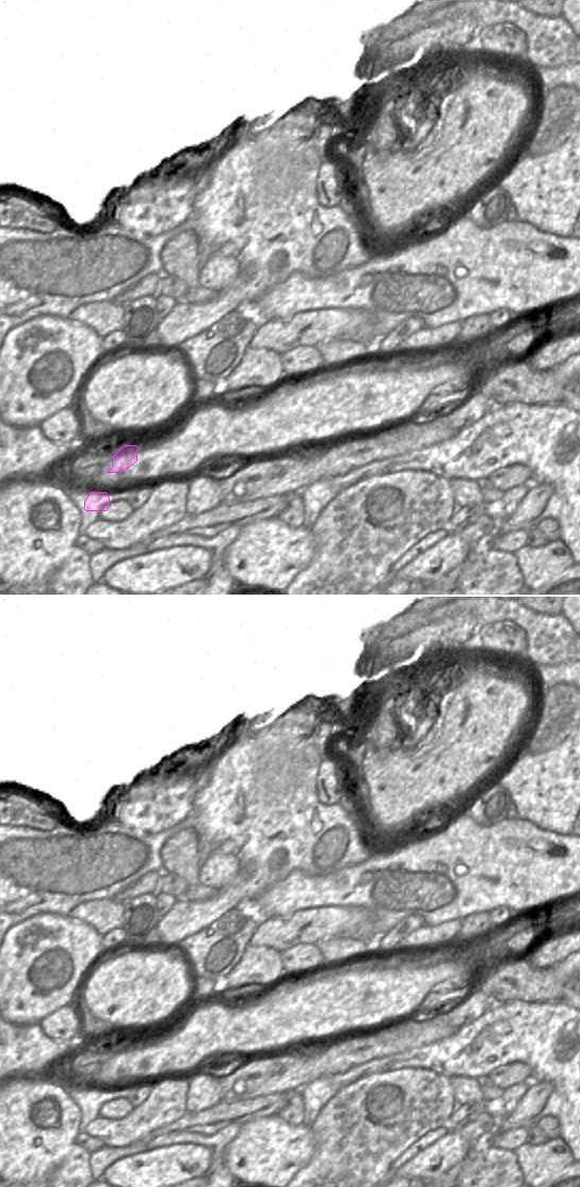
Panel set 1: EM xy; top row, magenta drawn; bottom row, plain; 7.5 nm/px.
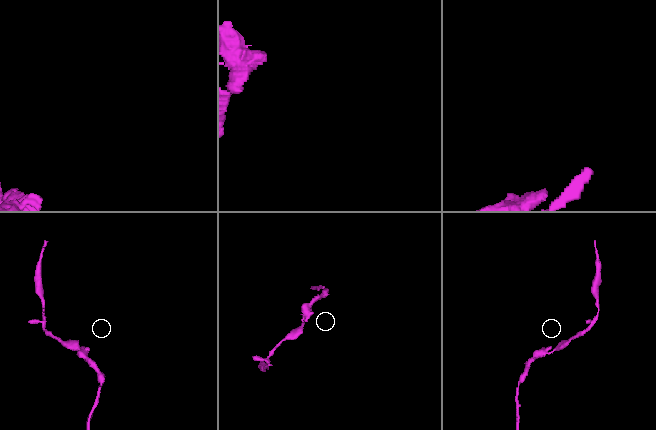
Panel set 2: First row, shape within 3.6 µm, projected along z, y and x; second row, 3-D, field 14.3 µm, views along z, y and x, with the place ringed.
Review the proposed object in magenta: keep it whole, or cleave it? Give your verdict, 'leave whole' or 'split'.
split

